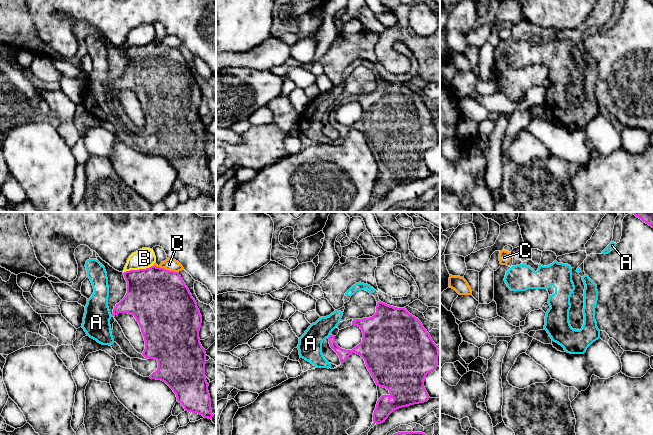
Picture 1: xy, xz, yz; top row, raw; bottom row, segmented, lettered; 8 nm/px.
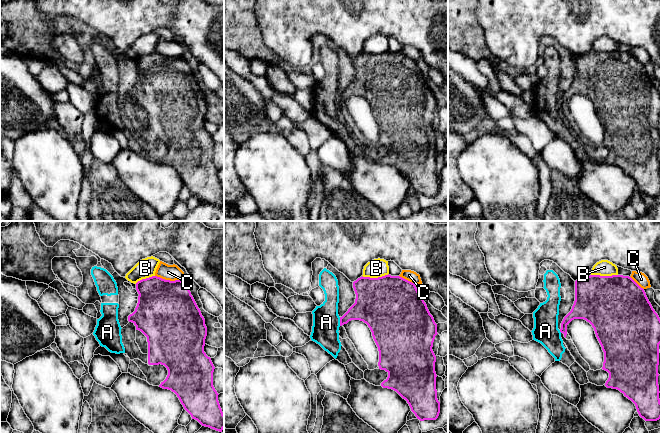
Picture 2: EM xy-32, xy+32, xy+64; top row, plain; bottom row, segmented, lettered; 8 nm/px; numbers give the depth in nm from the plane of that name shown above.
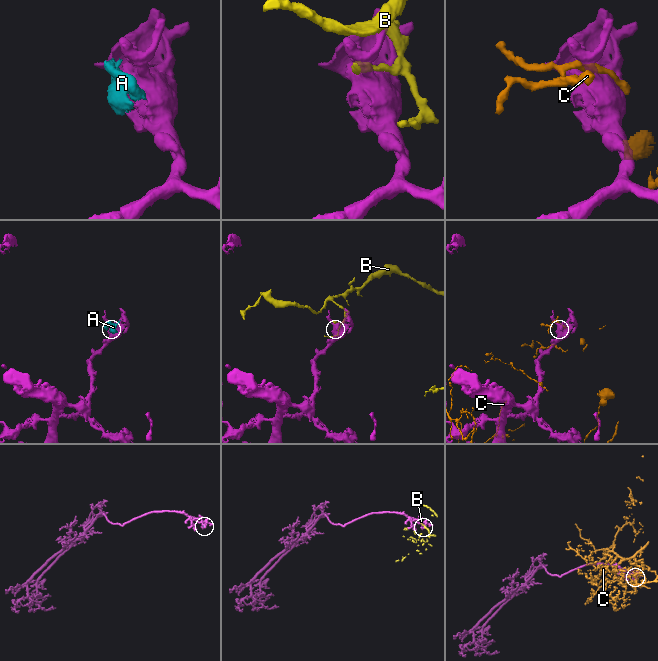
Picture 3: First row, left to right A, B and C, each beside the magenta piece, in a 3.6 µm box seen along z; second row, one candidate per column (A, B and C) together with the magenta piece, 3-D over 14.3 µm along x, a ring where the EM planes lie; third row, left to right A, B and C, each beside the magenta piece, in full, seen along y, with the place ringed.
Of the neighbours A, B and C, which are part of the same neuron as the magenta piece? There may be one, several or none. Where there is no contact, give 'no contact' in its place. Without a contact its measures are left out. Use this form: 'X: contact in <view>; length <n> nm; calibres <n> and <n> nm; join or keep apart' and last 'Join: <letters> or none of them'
A: contact in xz; length 40 nm; calibres 90 and 190 nm; join
B: contact in xy; length 240 nm; calibres 460 and 160 nm; keep apart
C: contact in xy; length 200 nm; calibres 480 and 100 nm; keep apart
Join: A

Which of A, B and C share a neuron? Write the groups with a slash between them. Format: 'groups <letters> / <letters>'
groups A / B / C

